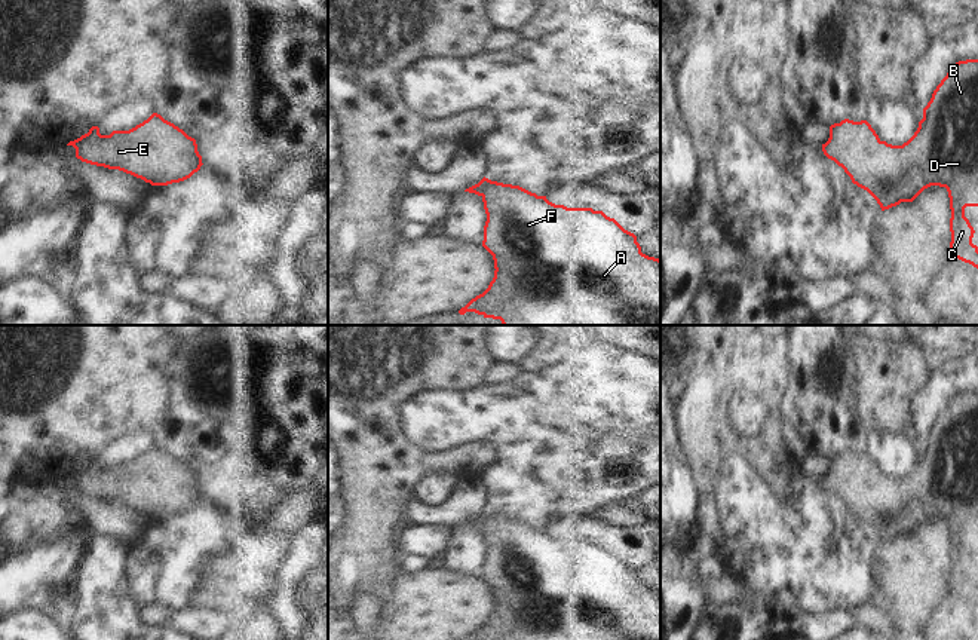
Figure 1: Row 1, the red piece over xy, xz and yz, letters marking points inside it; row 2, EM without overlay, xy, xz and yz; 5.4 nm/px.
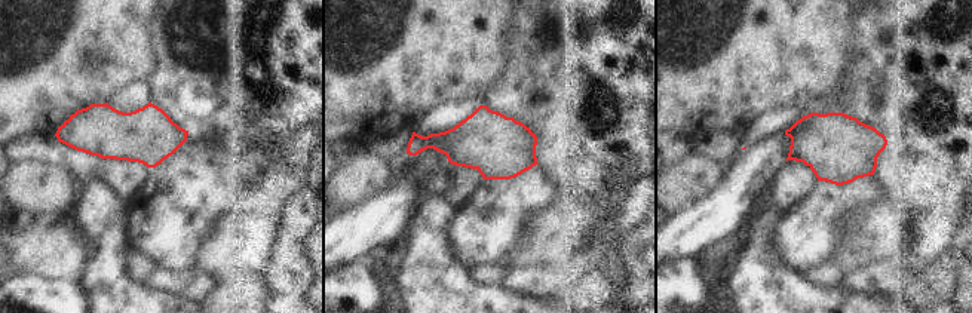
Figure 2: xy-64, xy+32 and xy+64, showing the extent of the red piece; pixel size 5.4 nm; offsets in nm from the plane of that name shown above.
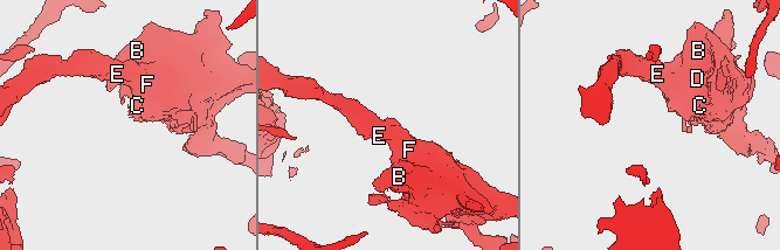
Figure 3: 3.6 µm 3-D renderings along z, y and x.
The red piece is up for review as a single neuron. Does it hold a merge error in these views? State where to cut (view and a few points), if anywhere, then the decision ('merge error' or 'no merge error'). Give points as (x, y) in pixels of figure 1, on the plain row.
no cut | no merge error

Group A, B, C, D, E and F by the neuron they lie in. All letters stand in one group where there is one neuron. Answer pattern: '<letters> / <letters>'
A B C D E F

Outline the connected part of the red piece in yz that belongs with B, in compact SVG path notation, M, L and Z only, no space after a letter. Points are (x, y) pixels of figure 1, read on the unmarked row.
M978 392L959 394L950 401L923 441L923 451L919 454L917 463L902 478L882 474L867 453L853 454L844 451L830 459L830 471L822 477L822 484L844 502L853 517L867 523L877 533L882 543L901 535L913 535L931 518L945 520L951 542L948 588L978 601L978 579L972 576L975 563L965 549L966 539L978 539Z

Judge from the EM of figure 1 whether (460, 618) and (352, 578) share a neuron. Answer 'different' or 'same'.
different

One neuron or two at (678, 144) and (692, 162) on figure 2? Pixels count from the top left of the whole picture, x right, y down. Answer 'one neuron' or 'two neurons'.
two neurons

